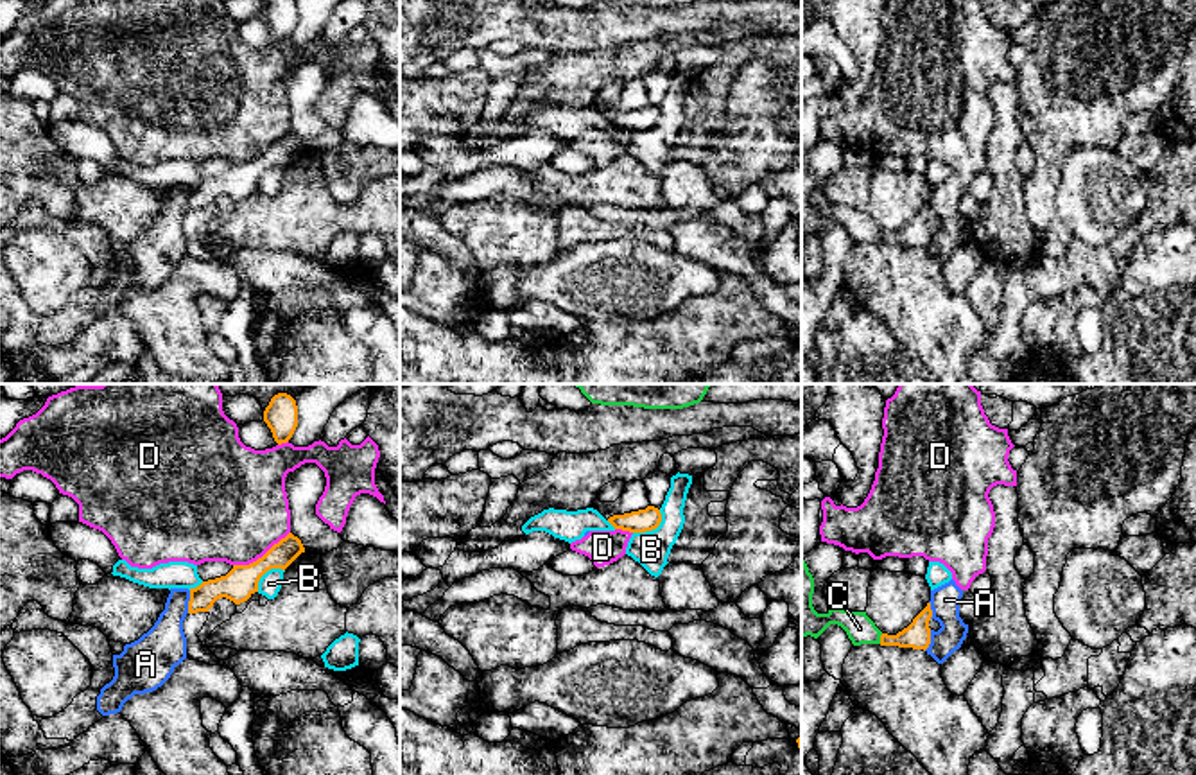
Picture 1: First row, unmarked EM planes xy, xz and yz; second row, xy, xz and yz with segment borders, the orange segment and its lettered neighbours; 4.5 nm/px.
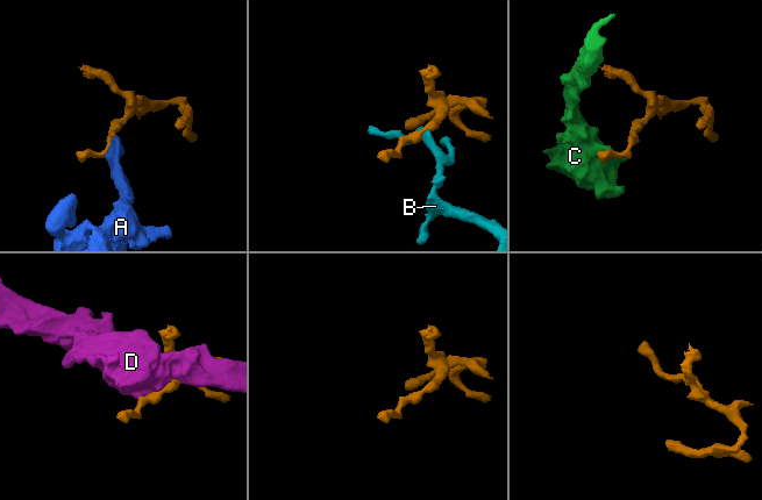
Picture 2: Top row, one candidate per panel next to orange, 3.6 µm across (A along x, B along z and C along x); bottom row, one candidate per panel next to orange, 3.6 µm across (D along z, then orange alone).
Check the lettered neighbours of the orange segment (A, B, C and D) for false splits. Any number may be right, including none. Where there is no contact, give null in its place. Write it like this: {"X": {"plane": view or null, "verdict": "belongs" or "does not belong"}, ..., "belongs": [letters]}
{"A": {"plane": "xy", "verdict": "does not belong"}, "B": {"plane": "xz", "verdict": "does not belong"}, "C": {"plane": "yz", "verdict": "does not belong"}, "D": {"plane": "xy", "verdict": "does not belong"}, "belongs": []}

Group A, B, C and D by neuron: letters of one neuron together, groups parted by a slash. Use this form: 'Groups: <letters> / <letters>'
Groups: A D / B / C

